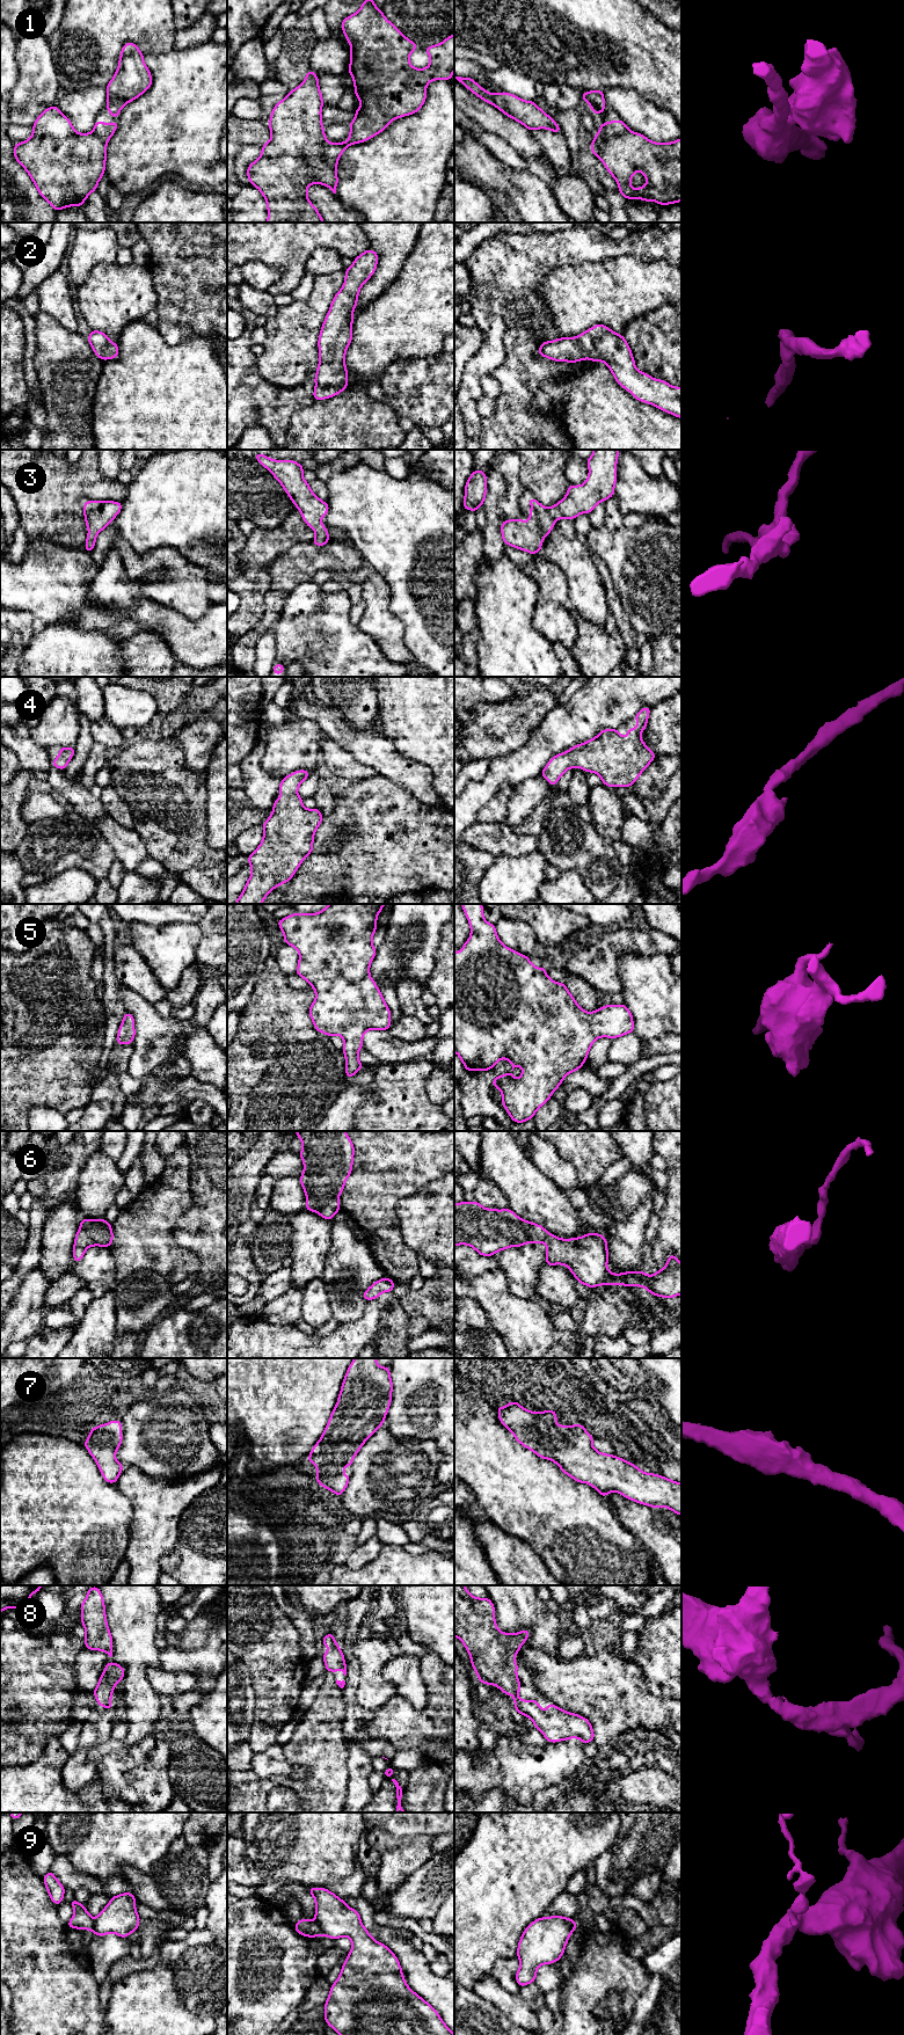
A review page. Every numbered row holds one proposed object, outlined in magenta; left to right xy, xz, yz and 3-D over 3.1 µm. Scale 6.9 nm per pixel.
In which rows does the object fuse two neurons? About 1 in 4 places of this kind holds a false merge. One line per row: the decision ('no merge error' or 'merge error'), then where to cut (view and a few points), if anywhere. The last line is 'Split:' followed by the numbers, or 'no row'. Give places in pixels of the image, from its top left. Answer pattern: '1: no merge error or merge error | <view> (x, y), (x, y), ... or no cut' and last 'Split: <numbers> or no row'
1: merge error | xz (327, 141), (325, 146), (326, 163), (335, 172)
2: no merge error | no cut
3: no merge error | no cut
4: no merge error | no cut
5: no merge error | no cut
6: no merge error | no cut
7: no merge error | no cut
8: no merge error | no cut
9: merge error | xz (314, 1920), (322, 1934)
Split: 1, 9

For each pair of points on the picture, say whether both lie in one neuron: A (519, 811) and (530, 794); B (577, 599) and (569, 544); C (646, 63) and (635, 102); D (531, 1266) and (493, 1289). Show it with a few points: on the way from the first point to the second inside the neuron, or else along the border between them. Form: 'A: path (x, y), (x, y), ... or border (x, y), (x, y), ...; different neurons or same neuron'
A: path (520, 807), (525, 799); same neuron
B: path (577, 585), (577, 564), (573, 558); same neuron
C: border (611, 87), (633, 88), (660, 108); different neurons
D: border (498, 1268), (505, 1276), (508, 1288), (526, 1299); different neurons

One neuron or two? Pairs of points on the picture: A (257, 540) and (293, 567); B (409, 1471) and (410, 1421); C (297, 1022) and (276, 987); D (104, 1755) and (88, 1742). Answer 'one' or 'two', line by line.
A: two
B: two
C: one
D: two

